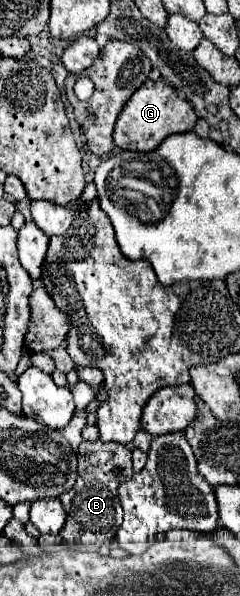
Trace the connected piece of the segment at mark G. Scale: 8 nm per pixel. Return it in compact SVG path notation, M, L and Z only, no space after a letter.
M148 79L130 97L130 101L124 105L122 113L118 115L118 121L114 127L114 143L120 149L128 149L128 151L138 151L138 153L154 151L168 135L192 131L196 125L196 119L198 117L196 117L192 105L188 101L178 99L176 91L164 79L158 79L158 81Z

